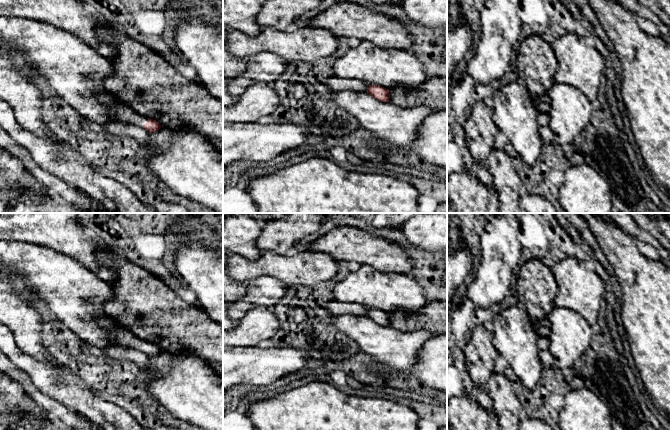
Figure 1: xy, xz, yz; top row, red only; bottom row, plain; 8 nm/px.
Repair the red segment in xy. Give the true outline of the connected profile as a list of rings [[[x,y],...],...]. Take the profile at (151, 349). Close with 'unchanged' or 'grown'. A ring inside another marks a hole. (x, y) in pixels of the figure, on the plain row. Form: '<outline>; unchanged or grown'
[[[100,315],[96,320],[107,332],[115,337],[120,345],[137,349],[148,356],[156,356],[161,352],[161,349],[157,345],[138,338],[131,331],[117,325],[113,319],[106,315]]]; grown

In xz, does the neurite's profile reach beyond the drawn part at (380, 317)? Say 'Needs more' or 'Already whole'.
Already whole

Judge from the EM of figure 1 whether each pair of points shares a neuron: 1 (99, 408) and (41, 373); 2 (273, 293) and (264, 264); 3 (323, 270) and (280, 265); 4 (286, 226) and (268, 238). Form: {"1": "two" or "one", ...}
{"1": "one", "2": "two", "3": "one", "4": "one"}

